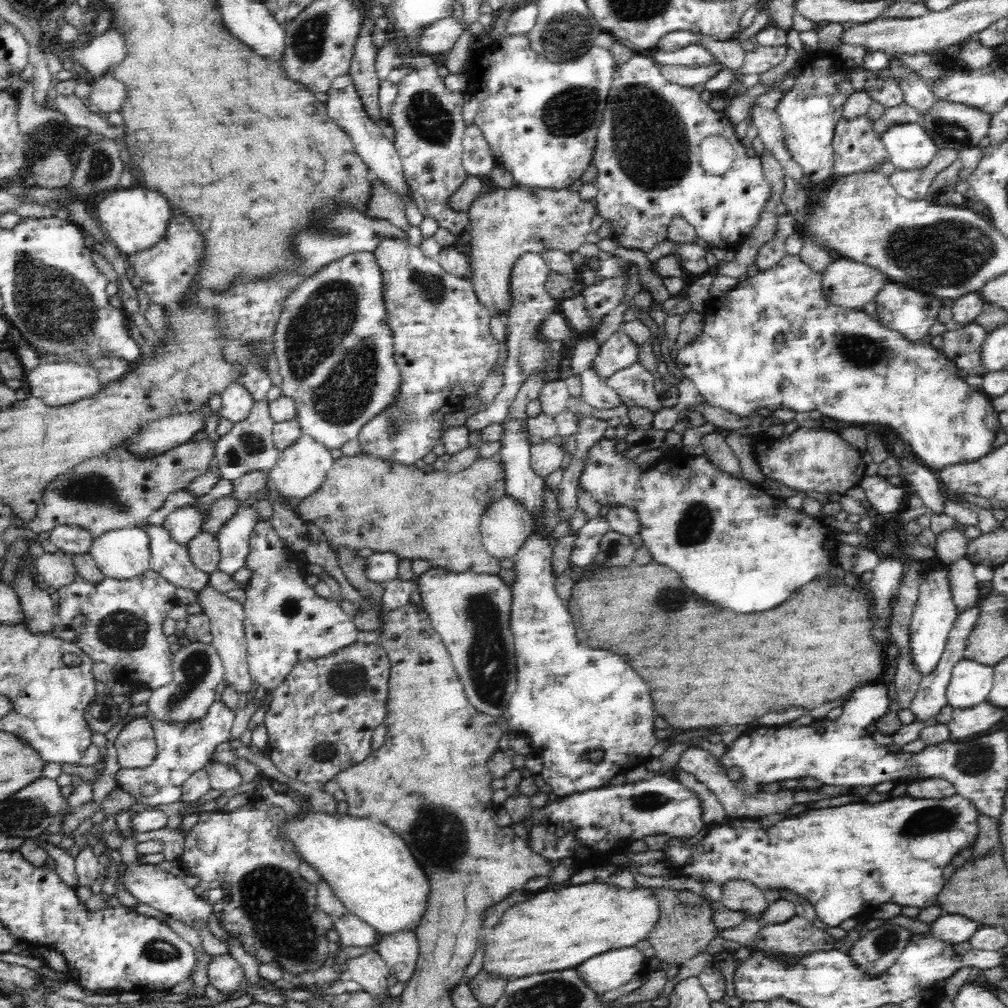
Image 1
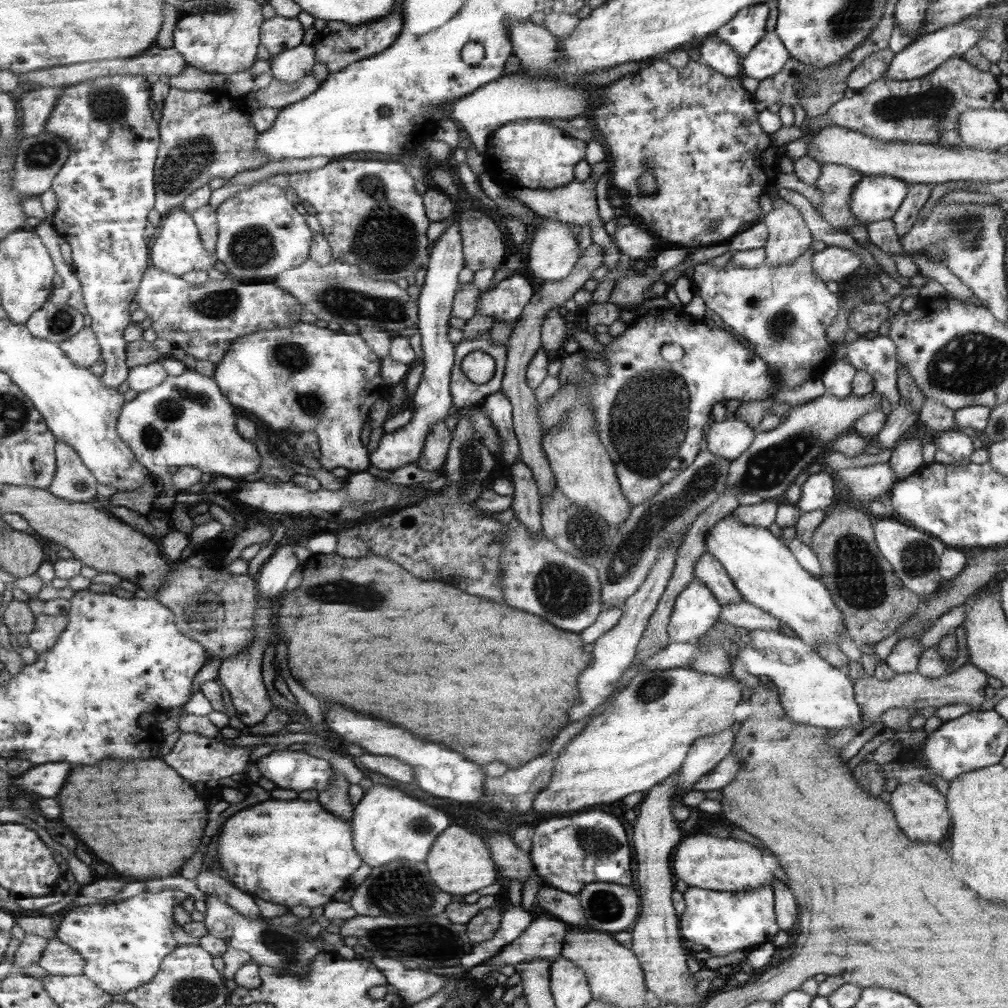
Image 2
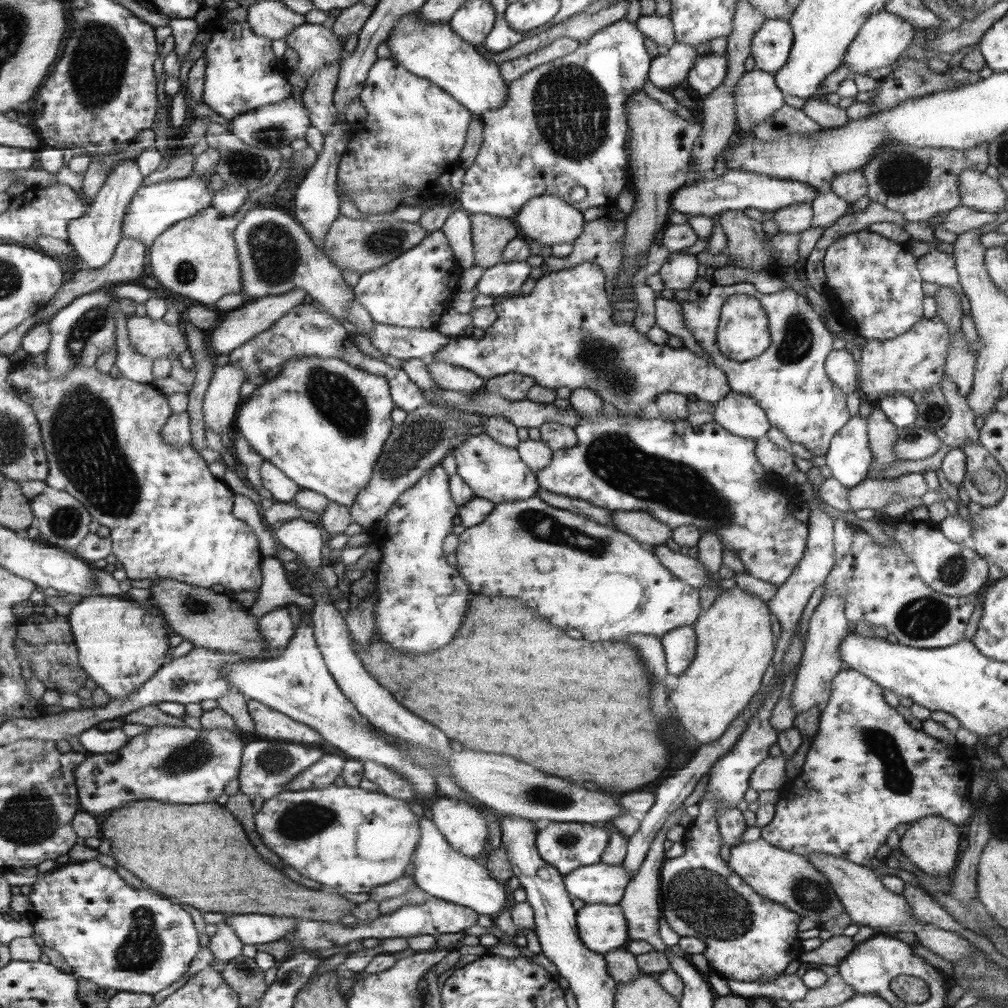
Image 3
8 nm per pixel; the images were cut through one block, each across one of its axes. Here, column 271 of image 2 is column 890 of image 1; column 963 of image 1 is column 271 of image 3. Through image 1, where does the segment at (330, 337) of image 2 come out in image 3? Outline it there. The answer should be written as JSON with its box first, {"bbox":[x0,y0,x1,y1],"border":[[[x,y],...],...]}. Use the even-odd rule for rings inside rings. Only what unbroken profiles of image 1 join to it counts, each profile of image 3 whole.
{"bbox":[233,357,395,506],"border":[[[294,357],[284,363],[273,380],[242,400],[233,430],[240,431],[264,461],[283,469],[300,488],[323,494],[338,504],[353,506],[360,491],[368,487],[384,443],[391,436],[390,412],[395,406],[389,381],[384,376],[354,367],[340,357]]]}

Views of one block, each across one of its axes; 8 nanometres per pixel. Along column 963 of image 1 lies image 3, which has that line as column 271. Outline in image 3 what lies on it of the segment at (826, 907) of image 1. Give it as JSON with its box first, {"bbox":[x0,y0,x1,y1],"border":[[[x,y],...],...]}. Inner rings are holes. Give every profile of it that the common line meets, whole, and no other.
{"bbox":[254,784,420,893],"border":[[[334,784],[319,789],[298,792],[282,791],[265,800],[262,807],[254,812],[254,824],[266,846],[280,856],[288,866],[320,882],[329,890],[338,893],[369,892],[374,886],[382,886],[398,880],[410,864],[412,852],[420,842],[420,818],[410,812],[408,804],[402,800],[361,787],[336,786]]]}

